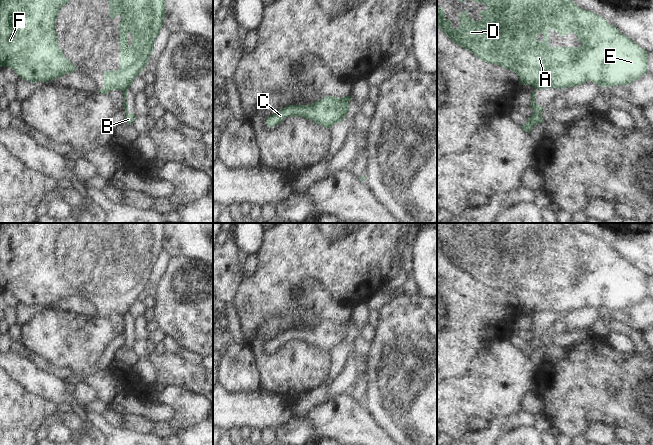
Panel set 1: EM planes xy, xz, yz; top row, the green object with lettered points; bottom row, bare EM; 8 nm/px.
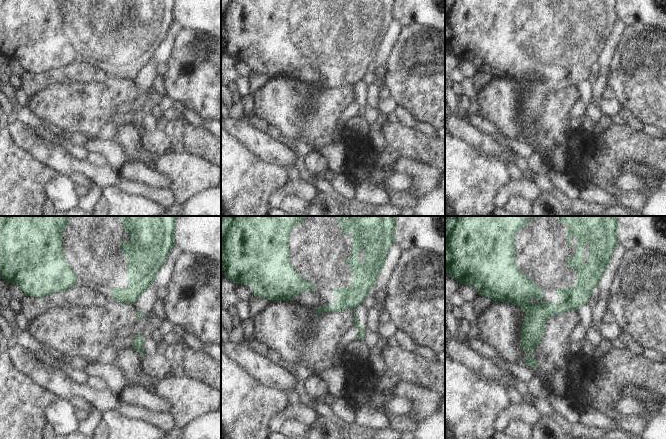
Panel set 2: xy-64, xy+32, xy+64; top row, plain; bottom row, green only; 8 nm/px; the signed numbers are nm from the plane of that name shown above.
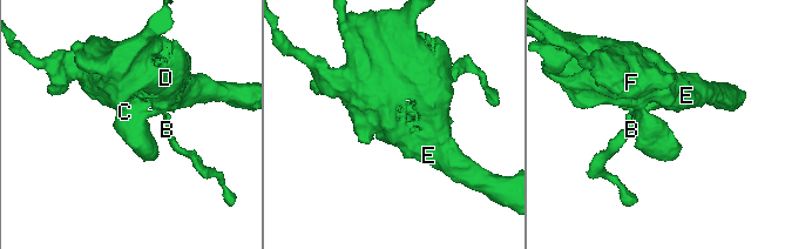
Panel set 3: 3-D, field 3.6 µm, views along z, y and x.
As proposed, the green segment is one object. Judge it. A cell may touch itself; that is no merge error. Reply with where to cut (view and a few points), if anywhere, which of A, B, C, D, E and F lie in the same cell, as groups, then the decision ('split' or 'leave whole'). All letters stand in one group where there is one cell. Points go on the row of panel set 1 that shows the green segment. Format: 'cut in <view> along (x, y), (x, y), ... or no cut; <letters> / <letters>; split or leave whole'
cut in xy along (126, 89), (123, 91); A C D E F / B; split

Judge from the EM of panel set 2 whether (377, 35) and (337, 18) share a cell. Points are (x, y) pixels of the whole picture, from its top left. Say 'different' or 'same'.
same

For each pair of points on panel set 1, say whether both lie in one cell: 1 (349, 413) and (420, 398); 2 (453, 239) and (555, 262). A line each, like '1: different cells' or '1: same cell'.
1: different cells
2: same cell

